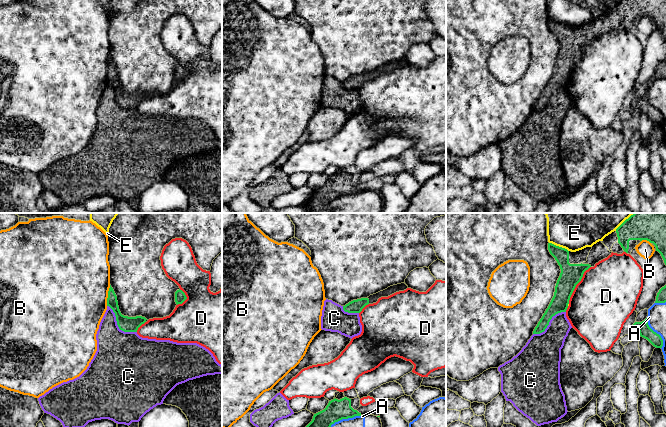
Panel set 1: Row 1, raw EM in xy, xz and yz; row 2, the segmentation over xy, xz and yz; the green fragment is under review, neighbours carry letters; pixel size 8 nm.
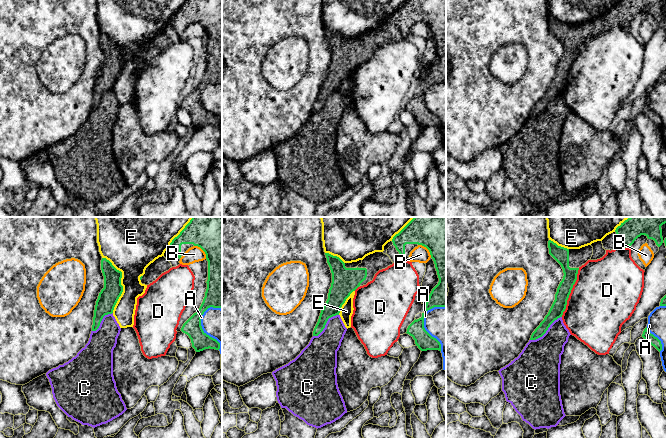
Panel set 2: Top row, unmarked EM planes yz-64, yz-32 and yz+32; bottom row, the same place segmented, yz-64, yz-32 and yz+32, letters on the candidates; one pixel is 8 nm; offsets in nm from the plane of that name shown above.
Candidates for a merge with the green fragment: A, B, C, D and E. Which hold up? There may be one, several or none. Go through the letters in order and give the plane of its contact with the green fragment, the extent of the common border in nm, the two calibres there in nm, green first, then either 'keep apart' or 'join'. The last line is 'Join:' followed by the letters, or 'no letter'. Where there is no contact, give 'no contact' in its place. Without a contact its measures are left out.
A: contact in xz; length 300 nm; calibres 200 and 280 nm; keep apart
B: contact in xy; length 170 nm; calibres 110 and 480 nm; keep apart
C: contact in xy; length 320 nm; calibres 130 and 380 nm; keep apart
D: contact in yz; length 360 nm; calibres 180 and 480 nm; keep apart
E: contact in yz; length 180 nm; calibres 180 and 220 nm; keep apart
Join: no letter

